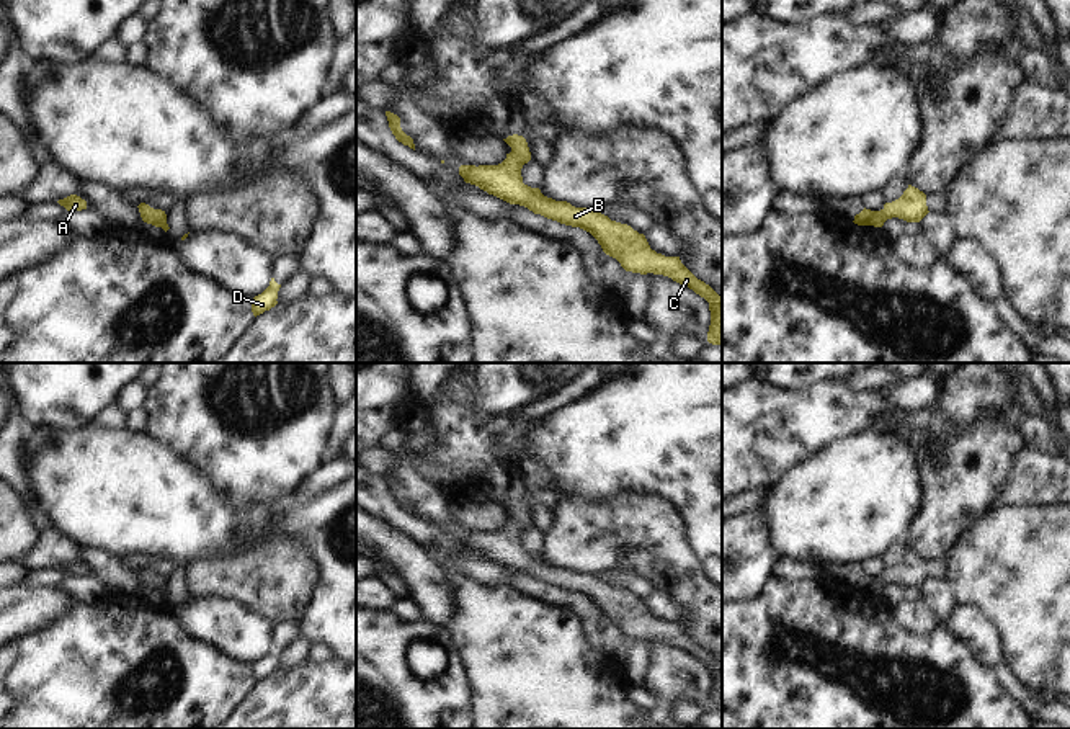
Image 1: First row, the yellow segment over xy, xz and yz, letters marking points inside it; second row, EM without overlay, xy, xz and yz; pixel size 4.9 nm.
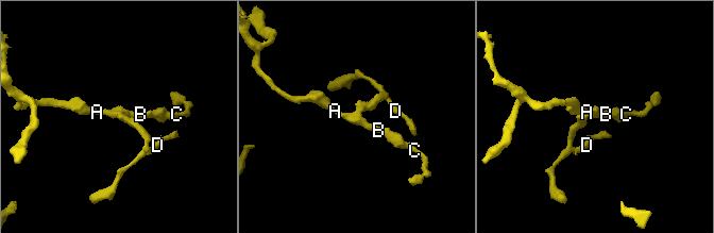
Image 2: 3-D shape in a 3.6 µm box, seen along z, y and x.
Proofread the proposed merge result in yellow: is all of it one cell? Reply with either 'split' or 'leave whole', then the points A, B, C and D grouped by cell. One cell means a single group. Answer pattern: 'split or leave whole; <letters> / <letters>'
leave whole; A B C D

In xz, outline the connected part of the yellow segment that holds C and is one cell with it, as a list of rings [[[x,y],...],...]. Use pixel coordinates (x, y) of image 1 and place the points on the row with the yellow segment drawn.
[[[513,134],[503,139],[511,152],[498,165],[461,165],[459,175],[466,183],[493,195],[510,204],[519,204],[547,219],[590,232],[603,252],[616,258],[626,271],[653,273],[688,286],[709,302],[711,325],[707,342],[722,343],[722,297],[704,281],[698,280],[680,260],[650,248],[644,234],[627,224],[611,221],[590,208],[575,208],[567,201],[555,201],[523,183],[521,168],[531,160],[528,142]]]

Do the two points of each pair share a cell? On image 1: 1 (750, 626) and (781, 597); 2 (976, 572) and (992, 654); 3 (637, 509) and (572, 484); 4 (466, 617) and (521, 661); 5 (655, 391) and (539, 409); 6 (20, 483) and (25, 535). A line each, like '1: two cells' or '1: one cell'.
1: one cell
2: two cells
3: two cells
4: one cell
5: two cells
6: two cells

